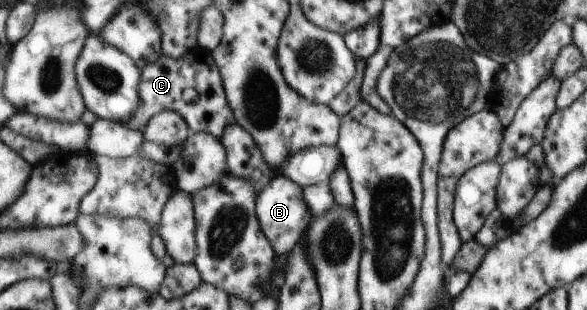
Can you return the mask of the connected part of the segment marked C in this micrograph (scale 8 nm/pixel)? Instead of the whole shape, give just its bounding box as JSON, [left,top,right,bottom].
[127,47,235,139]

